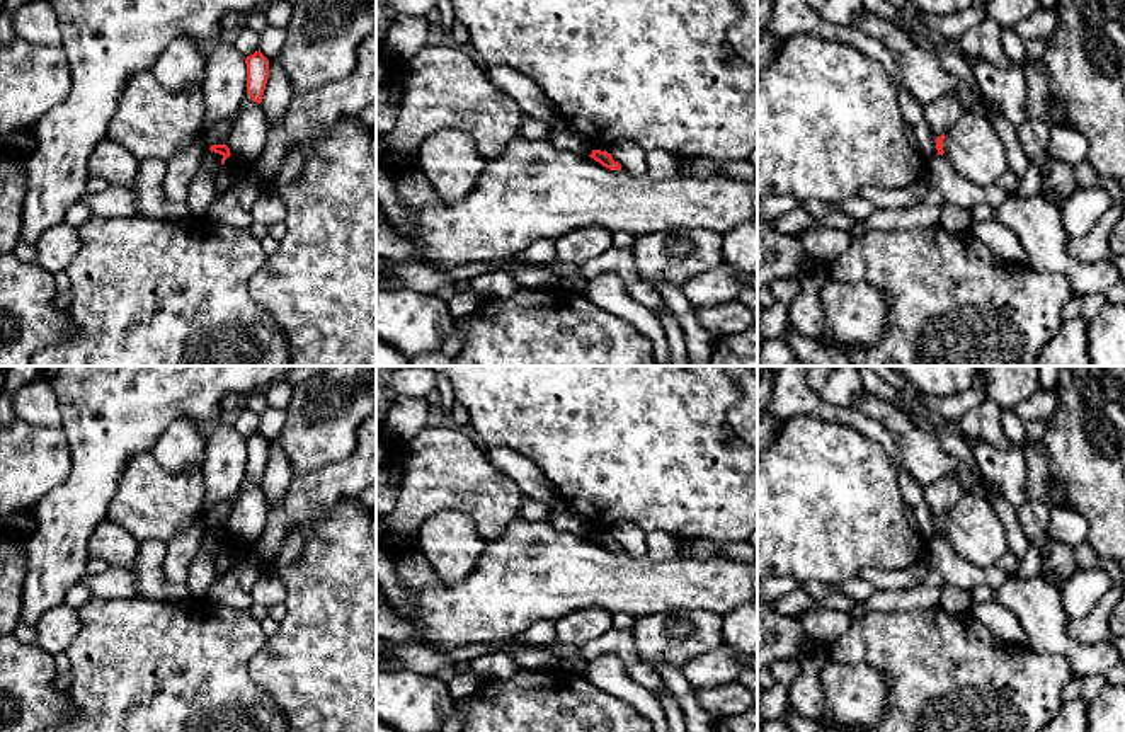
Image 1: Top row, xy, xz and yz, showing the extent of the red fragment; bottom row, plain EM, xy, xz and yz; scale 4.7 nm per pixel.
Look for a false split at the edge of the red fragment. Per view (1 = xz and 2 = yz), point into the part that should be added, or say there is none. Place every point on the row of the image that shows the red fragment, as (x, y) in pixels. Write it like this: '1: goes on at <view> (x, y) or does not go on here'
1: does not go on here
2: does not go on here

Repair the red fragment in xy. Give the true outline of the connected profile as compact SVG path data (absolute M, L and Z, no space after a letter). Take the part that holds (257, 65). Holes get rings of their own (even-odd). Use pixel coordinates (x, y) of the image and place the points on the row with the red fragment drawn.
M259 51L245 58L247 63L247 94L257 104L262 102L264 89L269 78L269 60Z

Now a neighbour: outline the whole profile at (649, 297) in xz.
M633 283L626 286L628 295L638 301L642 306L655 312L659 308L662 308L664 303L664 296L660 295L660 291L647 283Z

